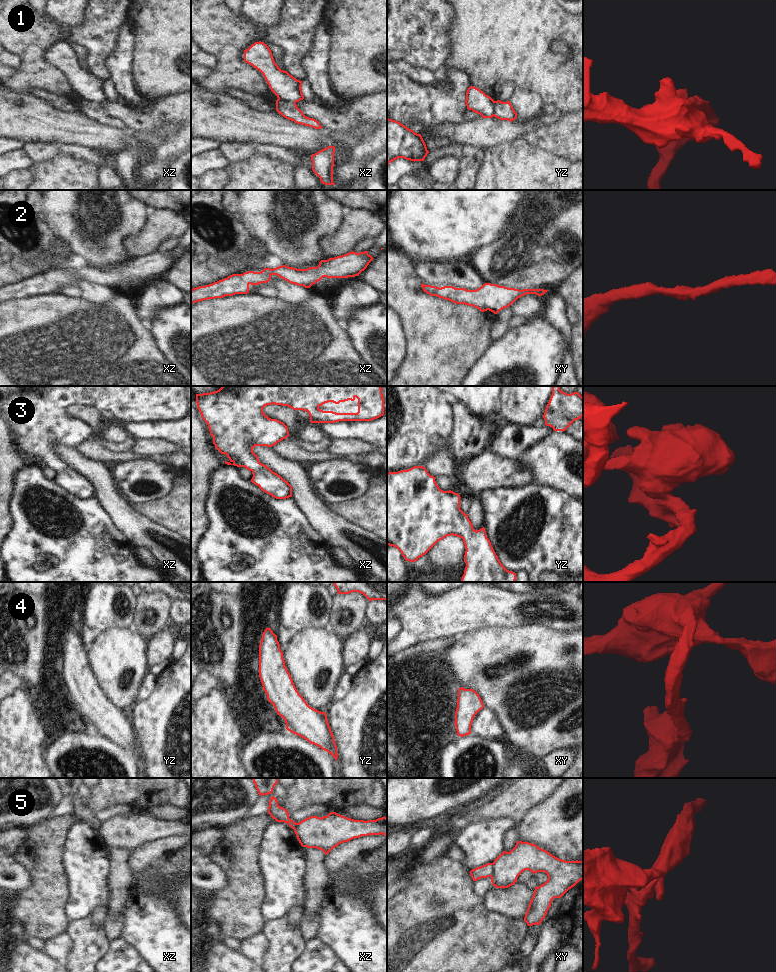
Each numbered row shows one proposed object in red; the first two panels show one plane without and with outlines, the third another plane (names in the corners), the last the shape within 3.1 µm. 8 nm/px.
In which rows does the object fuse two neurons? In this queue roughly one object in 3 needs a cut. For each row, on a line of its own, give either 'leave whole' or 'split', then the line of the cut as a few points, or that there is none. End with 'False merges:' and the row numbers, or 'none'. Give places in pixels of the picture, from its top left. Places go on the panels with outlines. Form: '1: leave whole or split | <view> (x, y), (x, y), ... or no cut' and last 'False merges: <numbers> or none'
1: split | xz (278, 98), (295, 103)
2: leave whole | no cut
3: leave whole | no cut
4: leave whole | no cut
5: split | xy (492, 863), (492, 874), (490, 876)
False merges: 1, 5

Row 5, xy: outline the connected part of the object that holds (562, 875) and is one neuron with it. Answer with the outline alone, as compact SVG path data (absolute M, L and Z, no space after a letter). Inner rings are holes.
M517 841L510 852L503 851L492 864L491 882L496 888L514 885L518 876L525 870L533 874L537 872L547 874L547 881L535 887L526 911L524 921L528 926L541 924L552 900L562 897L583 879L583 861L559 859L529 842Z

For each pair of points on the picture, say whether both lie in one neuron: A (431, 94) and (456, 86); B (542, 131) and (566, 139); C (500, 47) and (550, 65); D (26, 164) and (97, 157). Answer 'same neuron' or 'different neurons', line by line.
A: same neuron
B: same neuron
C: same neuron
D: different neurons

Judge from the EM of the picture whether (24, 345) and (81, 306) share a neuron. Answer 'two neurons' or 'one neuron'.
one neuron

